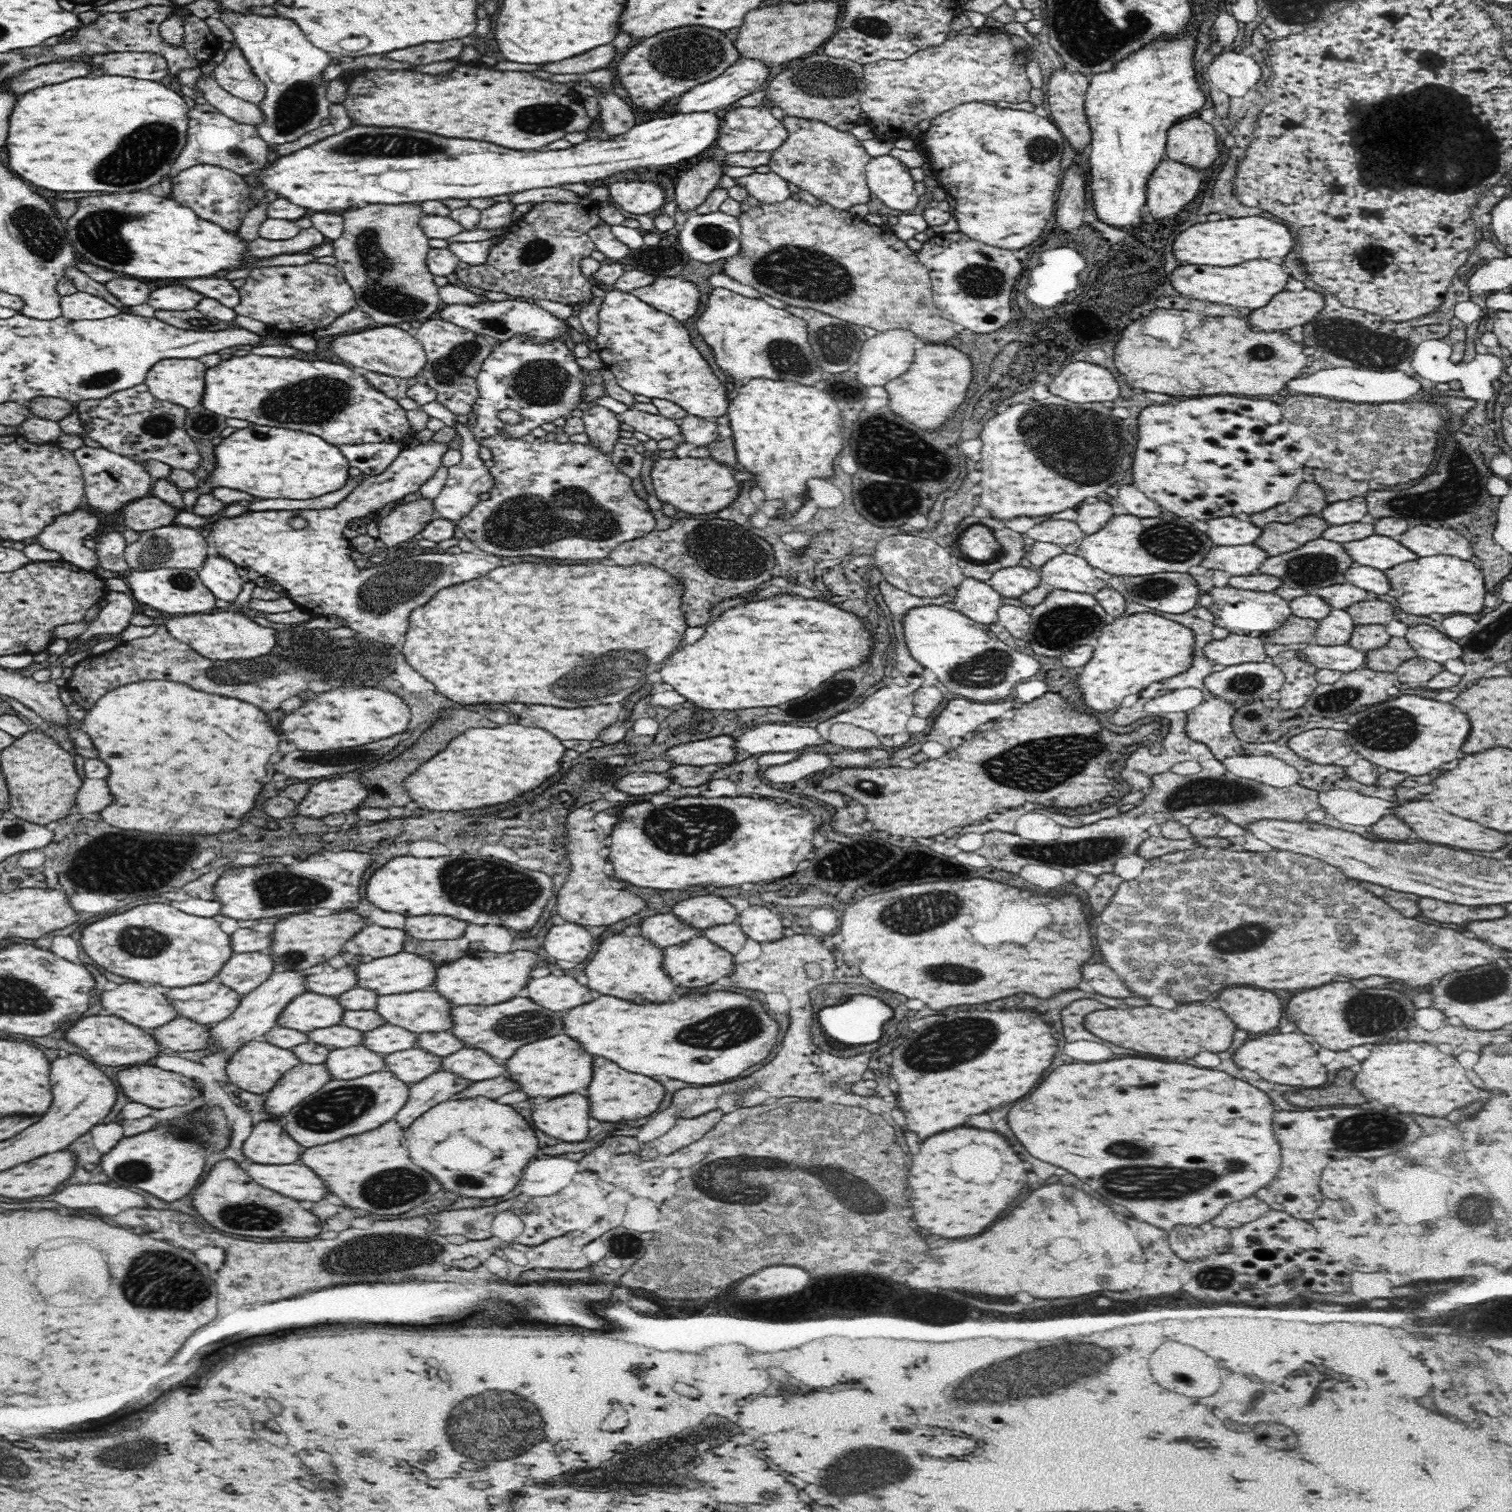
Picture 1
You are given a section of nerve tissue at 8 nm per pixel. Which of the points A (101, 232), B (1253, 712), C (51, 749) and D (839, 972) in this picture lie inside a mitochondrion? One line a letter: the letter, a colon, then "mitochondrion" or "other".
A: mitochondrion
B: mitochondrion
C: other
D: other

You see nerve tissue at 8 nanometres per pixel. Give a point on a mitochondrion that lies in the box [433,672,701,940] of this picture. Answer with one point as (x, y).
(470, 883)

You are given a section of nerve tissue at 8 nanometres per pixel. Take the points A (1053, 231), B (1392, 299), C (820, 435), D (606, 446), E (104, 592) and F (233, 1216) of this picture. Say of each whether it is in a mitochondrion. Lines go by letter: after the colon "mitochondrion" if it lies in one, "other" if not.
A: other
B: other
C: other
D: other
E: other
F: mitochondrion

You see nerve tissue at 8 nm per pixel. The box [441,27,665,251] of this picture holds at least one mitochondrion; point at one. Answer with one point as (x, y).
(546, 116)

